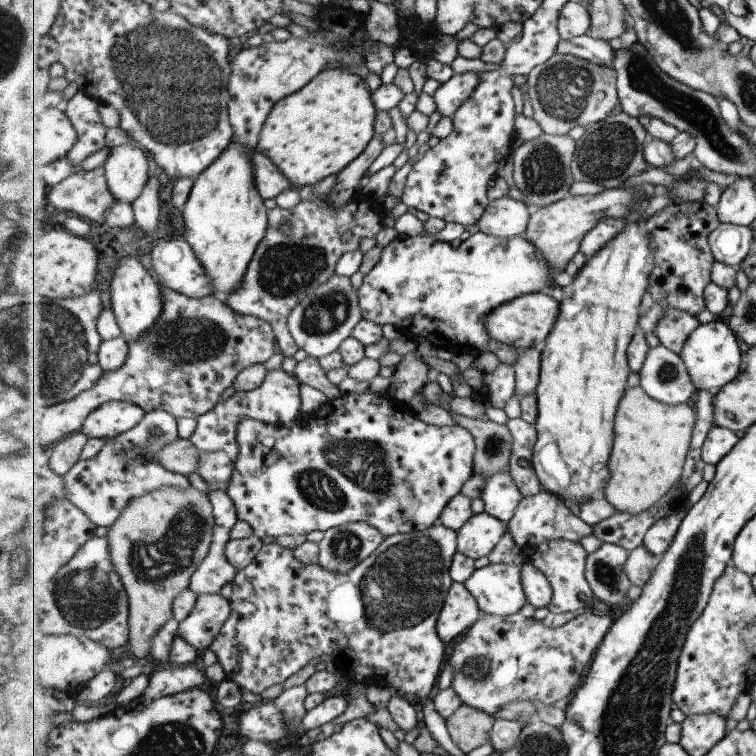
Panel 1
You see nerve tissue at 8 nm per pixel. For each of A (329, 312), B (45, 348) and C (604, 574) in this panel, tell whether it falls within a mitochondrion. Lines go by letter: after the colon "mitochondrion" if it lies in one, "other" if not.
A: mitochondrion
B: mitochondrion
C: mitochondrion

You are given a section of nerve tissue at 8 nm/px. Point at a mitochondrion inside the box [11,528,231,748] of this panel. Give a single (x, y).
(87, 599)

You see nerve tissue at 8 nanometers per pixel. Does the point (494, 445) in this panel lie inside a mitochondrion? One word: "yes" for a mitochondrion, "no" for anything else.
yes

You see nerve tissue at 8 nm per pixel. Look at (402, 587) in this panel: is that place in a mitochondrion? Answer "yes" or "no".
yes

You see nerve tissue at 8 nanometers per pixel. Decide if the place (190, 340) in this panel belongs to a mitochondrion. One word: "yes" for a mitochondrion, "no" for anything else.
yes

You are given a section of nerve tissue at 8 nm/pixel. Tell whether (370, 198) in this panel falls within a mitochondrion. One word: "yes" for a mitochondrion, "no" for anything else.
no

